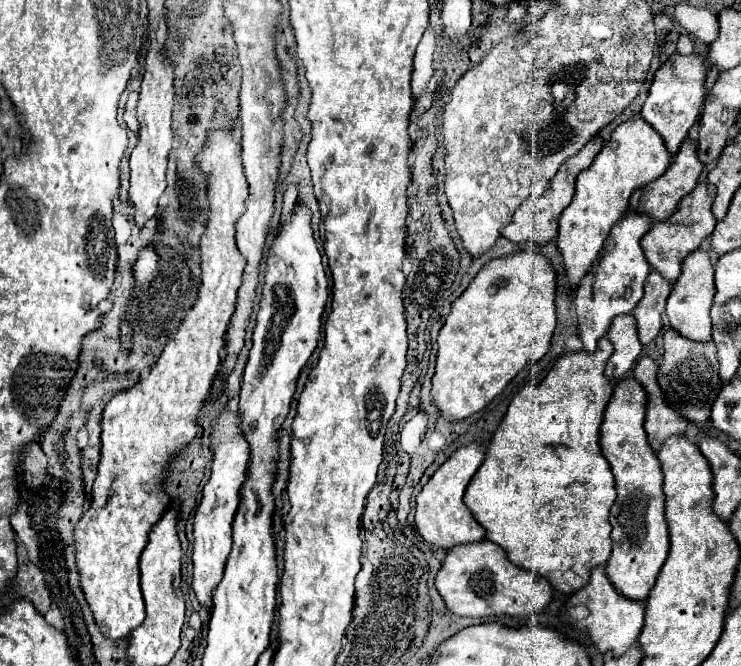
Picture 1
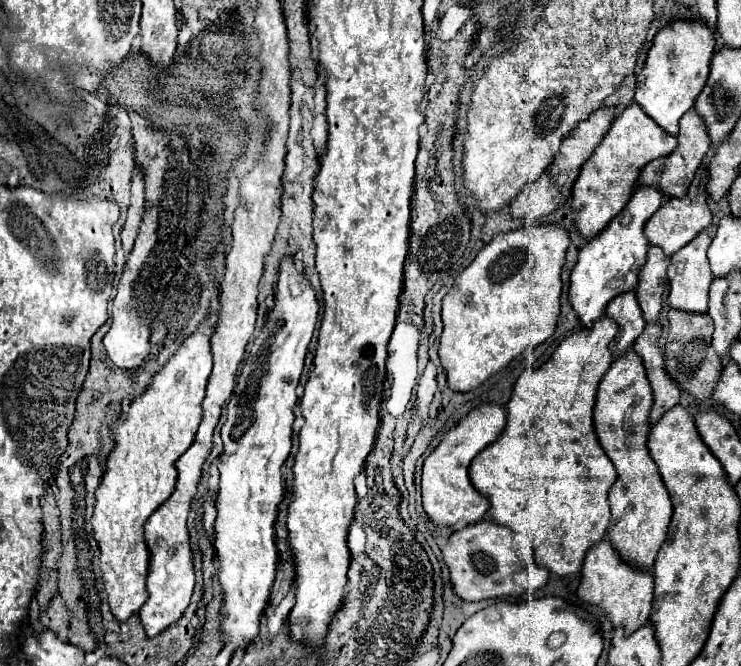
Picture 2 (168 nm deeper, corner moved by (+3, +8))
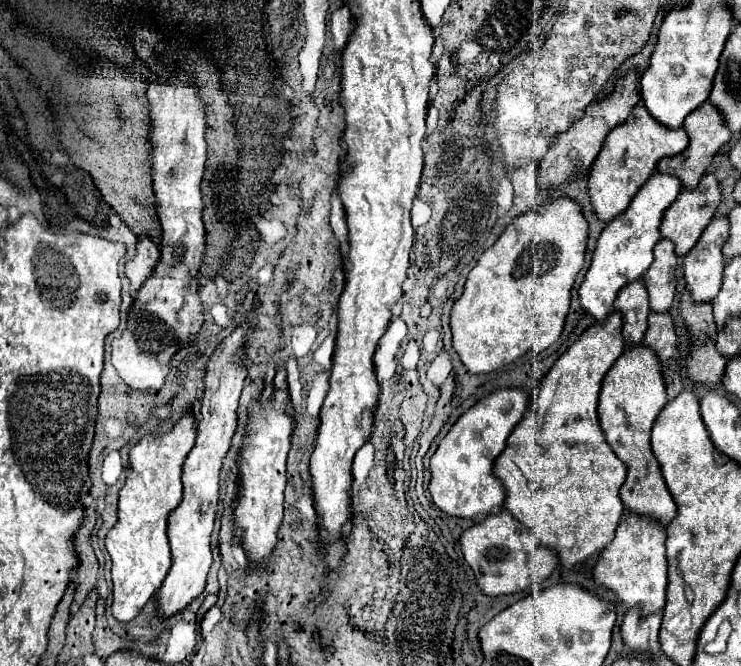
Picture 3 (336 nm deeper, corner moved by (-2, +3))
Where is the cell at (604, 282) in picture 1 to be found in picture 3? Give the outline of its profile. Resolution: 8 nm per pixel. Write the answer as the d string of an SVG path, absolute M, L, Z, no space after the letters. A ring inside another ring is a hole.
M659 173L651 175L645 185L637 191L637 197L629 203L629 207L617 215L603 229L591 259L591 267L585 275L585 281L579 287L579 303L581 307L595 319L605 321L617 293L635 279L641 279L653 263L653 247L661 239L659 225L665 209L677 199L681 193L679 181L673 177L663 177Z

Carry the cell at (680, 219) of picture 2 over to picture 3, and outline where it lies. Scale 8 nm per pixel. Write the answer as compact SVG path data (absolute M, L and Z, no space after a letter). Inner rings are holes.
M705 173L697 185L697 189L693 191L683 191L679 193L679 197L673 201L673 205L665 211L663 215L663 221L661 221L661 237L663 239L669 239L673 245L675 245L675 253L677 257L683 257L691 251L691 247L697 243L697 239L701 237L703 229L709 225L709 221L713 219L713 213L719 205L719 199L721 199L721 191L719 191L719 185L717 185L717 179L715 175L711 173Z

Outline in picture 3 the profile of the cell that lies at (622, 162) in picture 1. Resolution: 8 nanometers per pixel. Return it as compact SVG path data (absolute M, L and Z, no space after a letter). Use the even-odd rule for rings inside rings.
M639 103L625 123L617 125L605 139L601 153L593 161L587 177L587 191L591 199L593 213L599 221L613 221L619 213L627 209L635 193L641 189L641 185L655 173L655 165L663 157L671 157L677 153L683 153L687 149L689 139L683 129L671 131L663 129L659 121L655 121L647 109Z

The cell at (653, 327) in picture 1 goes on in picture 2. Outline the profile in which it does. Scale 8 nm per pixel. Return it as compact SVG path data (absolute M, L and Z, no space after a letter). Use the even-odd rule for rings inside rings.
M650 246L648 260L640 270L636 296L646 322L656 322L662 310L662 296L666 290L666 268L670 258L658 246Z

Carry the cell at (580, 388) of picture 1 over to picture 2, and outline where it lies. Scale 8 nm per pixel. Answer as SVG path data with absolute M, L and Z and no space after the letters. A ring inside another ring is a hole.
M604 316L592 328L570 334L542 368L522 374L506 404L508 418L502 436L486 446L470 464L472 484L490 500L490 518L516 534L526 534L532 540L538 566L558 576L578 574L586 552L602 540L610 524L608 490L616 482L616 468L598 444L592 426L592 408L598 384L612 364L608 344L616 332L618 324Z

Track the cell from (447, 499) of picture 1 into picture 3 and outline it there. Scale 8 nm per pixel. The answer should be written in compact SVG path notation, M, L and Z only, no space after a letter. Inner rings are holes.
M501 389L477 401L457 419L431 457L429 493L437 509L451 517L471 519L475 515L487 517L503 507L505 489L491 475L491 467L505 449L505 441L527 411L527 405L529 395L523 389Z

